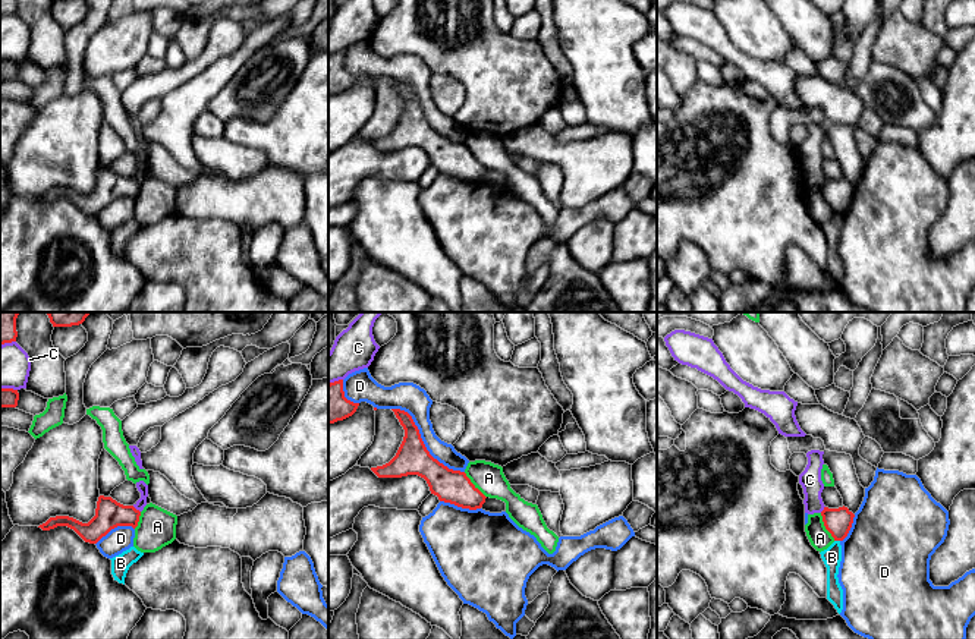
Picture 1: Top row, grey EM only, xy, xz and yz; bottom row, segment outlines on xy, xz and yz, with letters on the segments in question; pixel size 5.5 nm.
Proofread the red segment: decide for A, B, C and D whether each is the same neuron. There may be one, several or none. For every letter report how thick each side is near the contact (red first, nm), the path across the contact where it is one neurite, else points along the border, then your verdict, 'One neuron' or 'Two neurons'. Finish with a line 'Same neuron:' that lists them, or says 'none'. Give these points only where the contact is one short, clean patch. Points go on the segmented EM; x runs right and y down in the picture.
A: Thickness 150 nm (red) against 120 nm. Boundary: yz (820, 513), (824, 528), (834, 540). Two neurons
B: Thickness 150 nm (red) against 110 nm. Boundary: yz (834, 540), (839, 541). Two neurons
C: Thickness 160 nm (red) against 60 nm. Two neurons
D: Thickness 190 nm (red) against 160 nm. Two neurons
Same neuron: none

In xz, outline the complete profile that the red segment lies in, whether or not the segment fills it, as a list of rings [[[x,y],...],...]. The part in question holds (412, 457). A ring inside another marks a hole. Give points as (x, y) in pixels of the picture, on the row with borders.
[[[400,409],[391,410],[405,429],[403,441],[389,463],[371,468],[371,470],[378,478],[418,475],[427,481],[431,494],[437,495],[440,501],[469,510],[481,509],[487,497],[471,482],[466,473],[449,469],[434,459],[427,450],[412,416]]]

